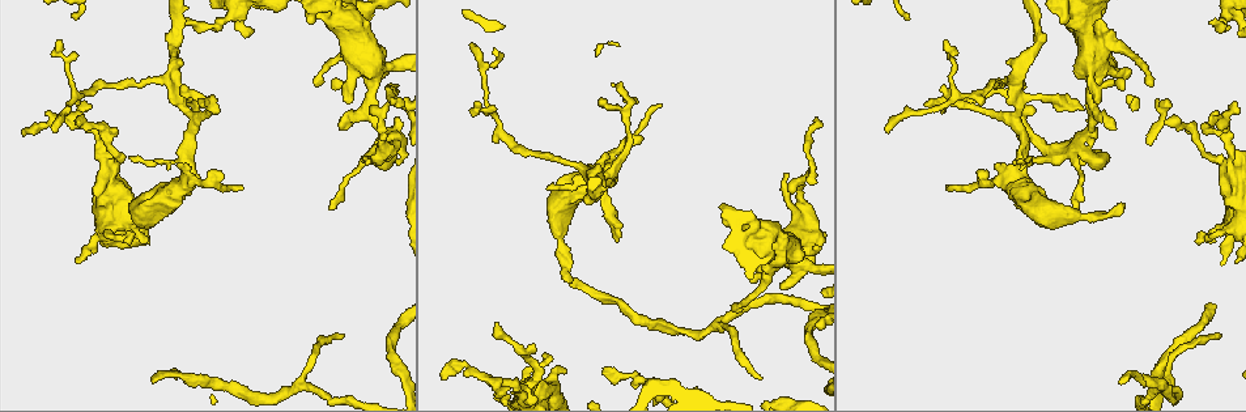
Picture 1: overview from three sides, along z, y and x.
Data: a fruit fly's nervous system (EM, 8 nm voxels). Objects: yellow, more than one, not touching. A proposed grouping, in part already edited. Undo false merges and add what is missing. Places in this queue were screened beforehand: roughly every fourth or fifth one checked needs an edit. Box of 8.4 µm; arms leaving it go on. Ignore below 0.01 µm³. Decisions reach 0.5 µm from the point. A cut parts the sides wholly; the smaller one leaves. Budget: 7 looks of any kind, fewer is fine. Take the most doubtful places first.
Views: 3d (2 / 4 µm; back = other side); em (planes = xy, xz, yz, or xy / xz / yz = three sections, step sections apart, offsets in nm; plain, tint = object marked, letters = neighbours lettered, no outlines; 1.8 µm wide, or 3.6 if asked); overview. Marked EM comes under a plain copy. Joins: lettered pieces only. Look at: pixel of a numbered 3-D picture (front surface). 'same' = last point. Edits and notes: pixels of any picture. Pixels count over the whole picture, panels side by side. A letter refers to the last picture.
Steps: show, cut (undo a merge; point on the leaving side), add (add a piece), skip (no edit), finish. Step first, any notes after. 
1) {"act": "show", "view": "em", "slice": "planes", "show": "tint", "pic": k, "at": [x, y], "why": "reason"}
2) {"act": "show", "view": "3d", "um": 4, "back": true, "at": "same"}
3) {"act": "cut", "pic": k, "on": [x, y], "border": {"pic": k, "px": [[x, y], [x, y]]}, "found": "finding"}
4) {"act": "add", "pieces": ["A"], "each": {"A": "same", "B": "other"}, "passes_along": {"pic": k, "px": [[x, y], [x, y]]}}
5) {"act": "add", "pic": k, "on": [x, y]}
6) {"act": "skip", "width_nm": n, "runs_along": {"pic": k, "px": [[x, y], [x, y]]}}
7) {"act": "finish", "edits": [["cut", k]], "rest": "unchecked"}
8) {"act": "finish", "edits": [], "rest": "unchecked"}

{"act": "show", "view": "em", "slice": "planes", "show": "tint", "pic": 1, "at": [1092, 71], "why": "abrupt turn"}

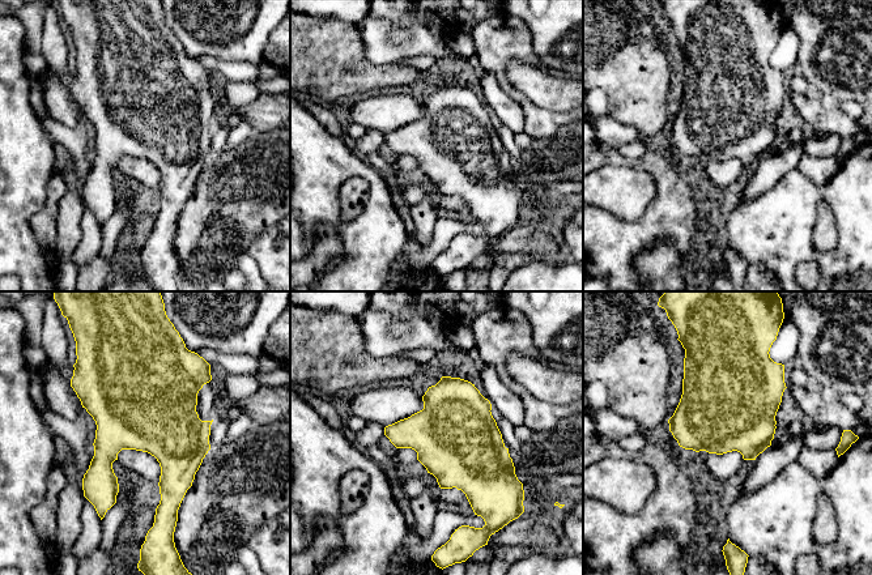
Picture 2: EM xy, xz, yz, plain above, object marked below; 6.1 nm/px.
{"act": "show", "view": "em", "slice": "planes", "show": "letters", "at": "same", "why": "see the neighbours"}

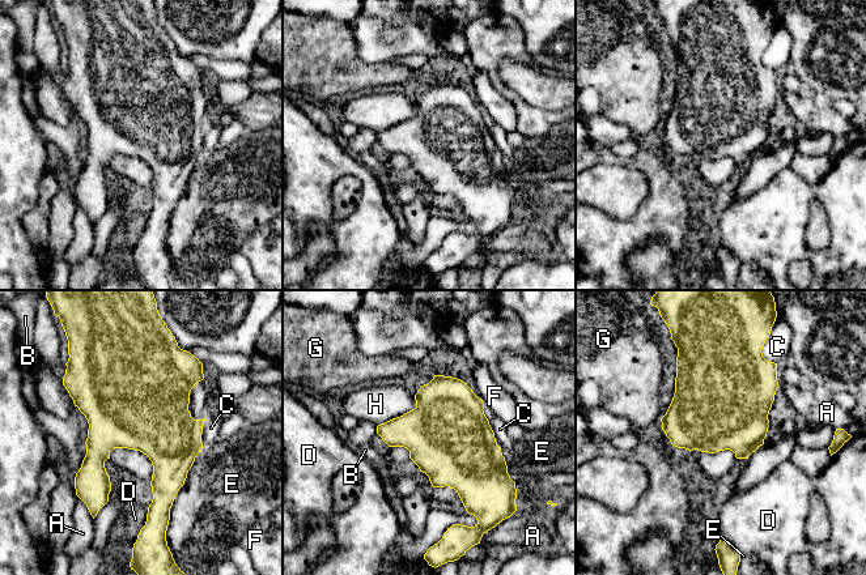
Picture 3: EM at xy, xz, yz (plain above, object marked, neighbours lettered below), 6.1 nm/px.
{"act": "skip", "width_nm": 480, "each": {"A": "other", "B": "other", "C": "other", "D": "other", "E": "other", "F": "other", "G": "other", "H": "other"}, "border": {"pic": 3, "px": [[415, 396], [414, 408], [377, 426]]}, "found": "continuous, no second neuron"}

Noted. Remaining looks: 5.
{"act": "show", "view": "em", "slice": "xz", "step": 8, "show": "letters", "pic": 1, "at": [1119, 383], "why": "long arm stops here"}

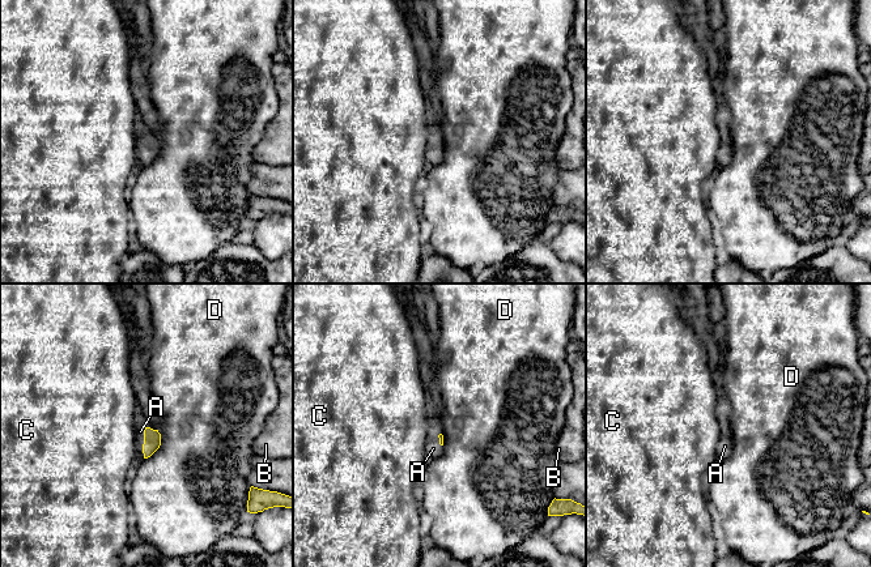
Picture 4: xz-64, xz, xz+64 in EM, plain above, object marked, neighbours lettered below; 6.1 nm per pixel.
{"act": "show", "view": "em", "slice": "planes", "show": "letters", "at": "same", "why": "another direction"}

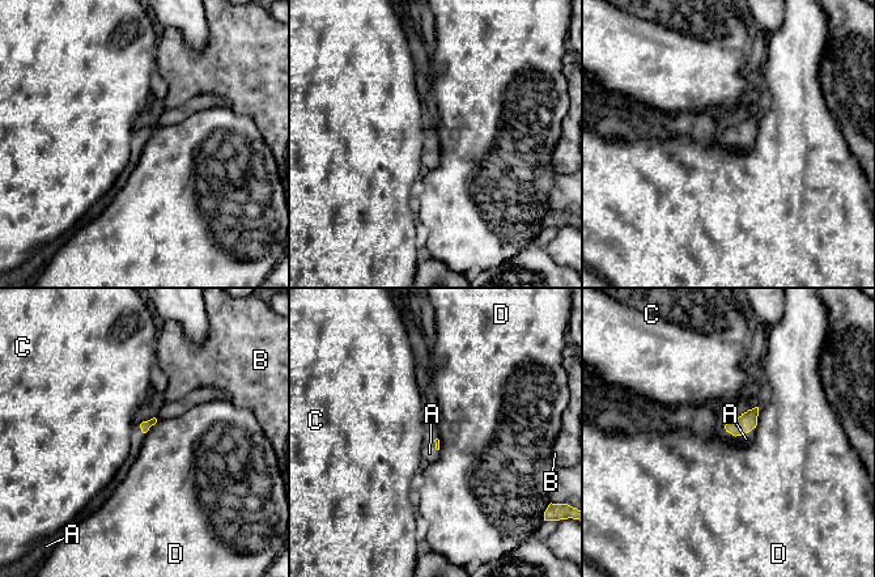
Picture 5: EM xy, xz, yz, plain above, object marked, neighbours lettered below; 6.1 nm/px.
{"act": "add", "pieces": ["A"], "each": {"A": "same", "B": "other", "C": "other", "D": "other"}, "passes_along": {"pic": 5, "px": [[743, 424], [739, 435], [746, 438]]}, "found": "it goes on there"}

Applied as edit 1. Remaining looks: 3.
{"act": "show", "view": "em", "slice": "planes", "show": "tint", "pic": 1, "at": [527, 368]}

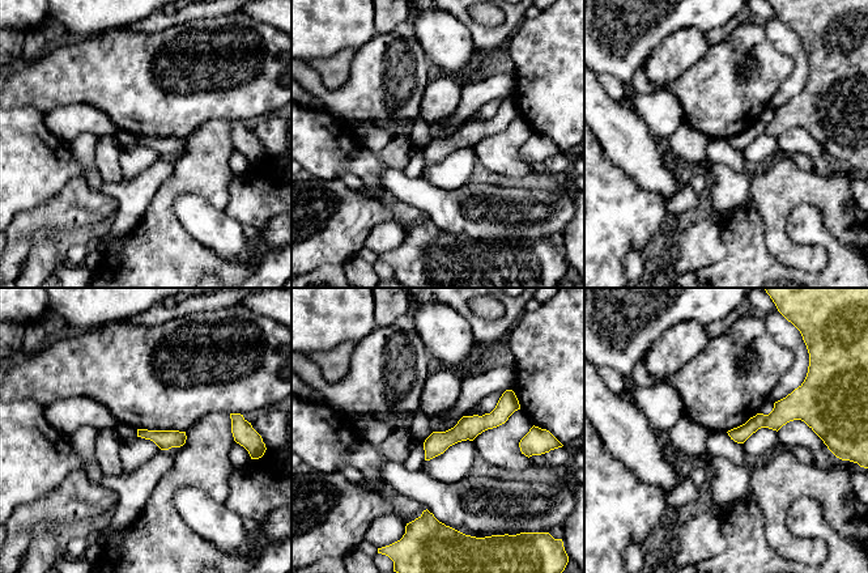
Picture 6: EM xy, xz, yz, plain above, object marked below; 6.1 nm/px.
{"act": "show", "view": "em", "slice": "planes", "show": "letters", "at": "same"}

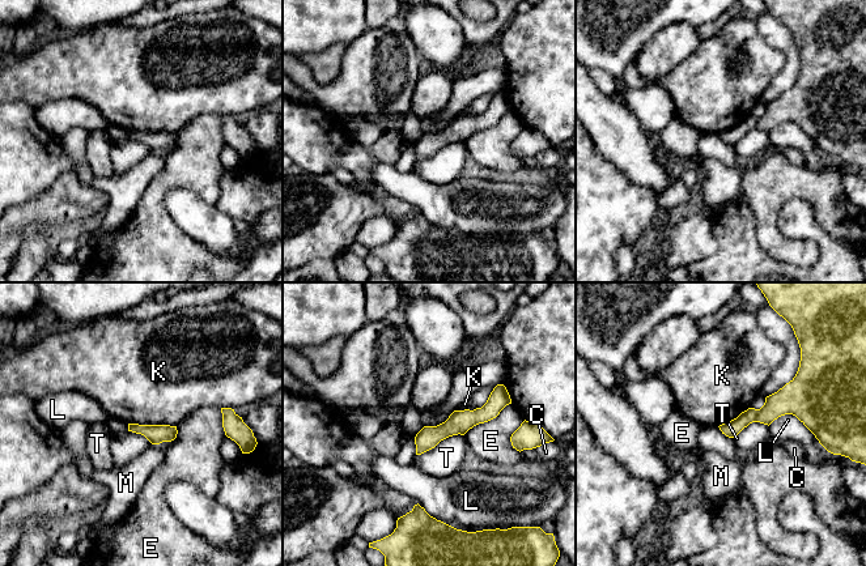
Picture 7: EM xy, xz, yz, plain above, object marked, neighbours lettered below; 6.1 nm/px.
{"act": "skip", "width_nm": 100, "each": {"C": "other", "E": "other", "K": "other", "L": "other", "M": "other", "T": "other"}, "runs_along": {"pic": 7, "px": [[502, 401], [434, 434], [419, 450]]}, "found": "no lettered piece goes on from it"}

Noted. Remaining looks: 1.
{"act": "finish", "edits": [["add", 5]], "rest": "unchecked"}

